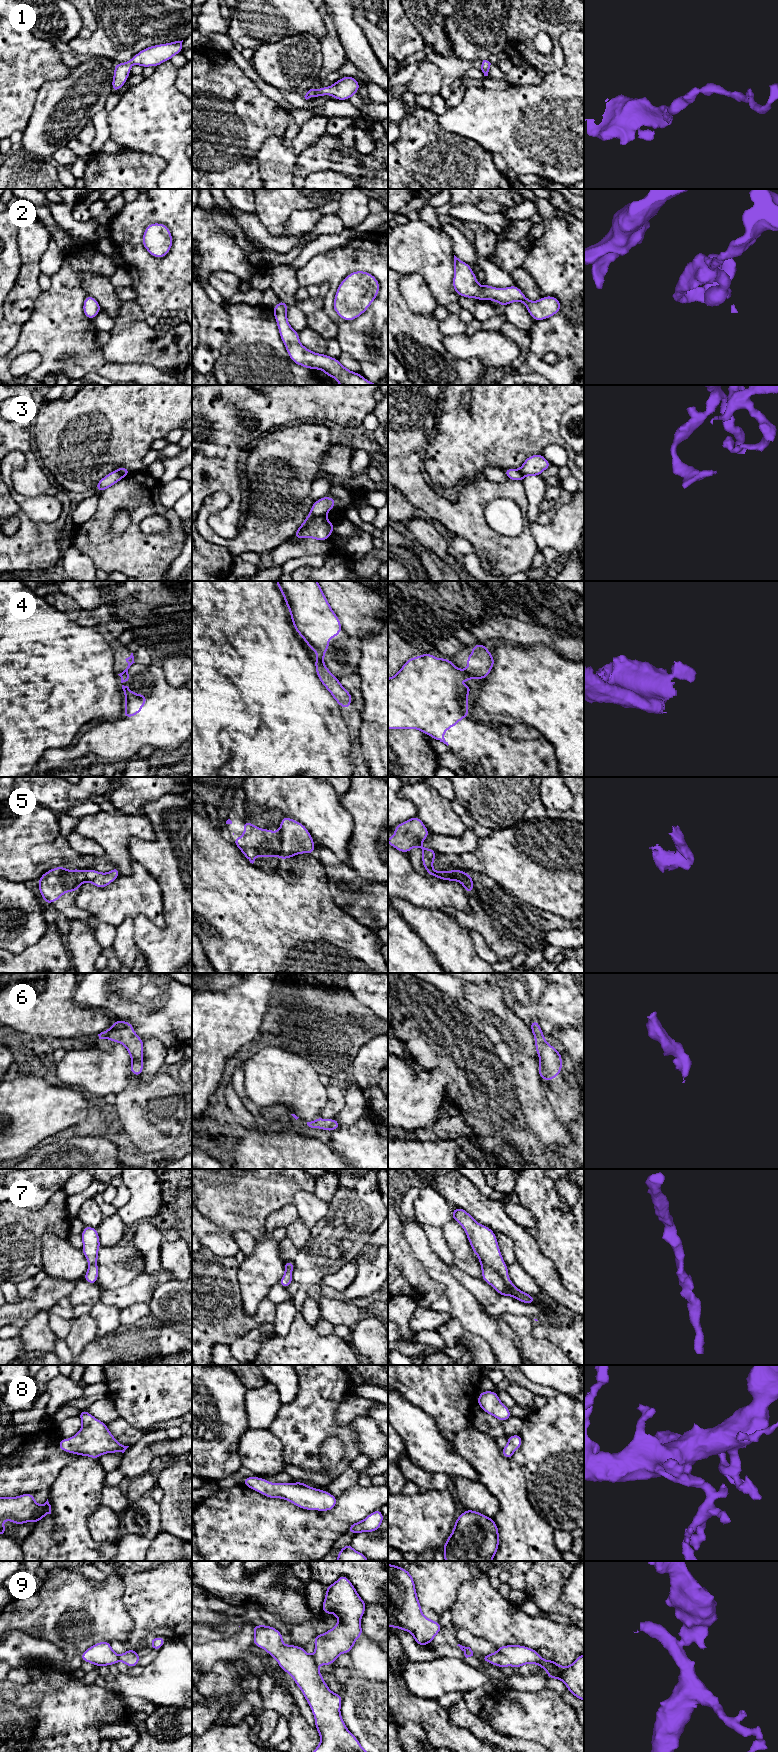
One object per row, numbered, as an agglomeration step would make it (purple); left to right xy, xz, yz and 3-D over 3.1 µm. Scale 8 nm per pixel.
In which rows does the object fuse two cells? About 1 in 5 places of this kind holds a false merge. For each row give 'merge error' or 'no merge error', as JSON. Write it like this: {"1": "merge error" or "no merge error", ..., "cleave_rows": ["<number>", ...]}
{"1": "no merge error", "2": "no merge error", "3": "merge error", "4": "merge error", "5": "merge error", "6": "no merge error", "7": "no merge error", "8": "no merge error", "9": "merge error", "cleave_rows": ["3", "4", "5", "9"]}

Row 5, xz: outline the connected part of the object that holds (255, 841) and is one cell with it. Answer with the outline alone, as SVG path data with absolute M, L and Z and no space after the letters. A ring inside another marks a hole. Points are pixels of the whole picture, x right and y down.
M243 822L245 833L239 838L233 839L243 855L254 863L255 857L269 858L276 856L283 859L281 851L281 839L277 832L254 826L252 822Z

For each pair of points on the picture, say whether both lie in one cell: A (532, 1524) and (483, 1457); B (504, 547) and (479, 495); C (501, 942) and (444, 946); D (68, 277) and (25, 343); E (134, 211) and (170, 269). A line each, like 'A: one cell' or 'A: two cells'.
A: one cell
B: one cell
C: two cells
D: one cell
E: one cell

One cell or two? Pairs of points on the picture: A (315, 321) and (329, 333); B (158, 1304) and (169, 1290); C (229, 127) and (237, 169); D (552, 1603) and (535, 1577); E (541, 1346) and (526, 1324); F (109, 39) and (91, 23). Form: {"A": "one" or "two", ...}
{"A": "one", "B": "one", "C": "one", "D": "one", "E": "one", "F": "two"}

